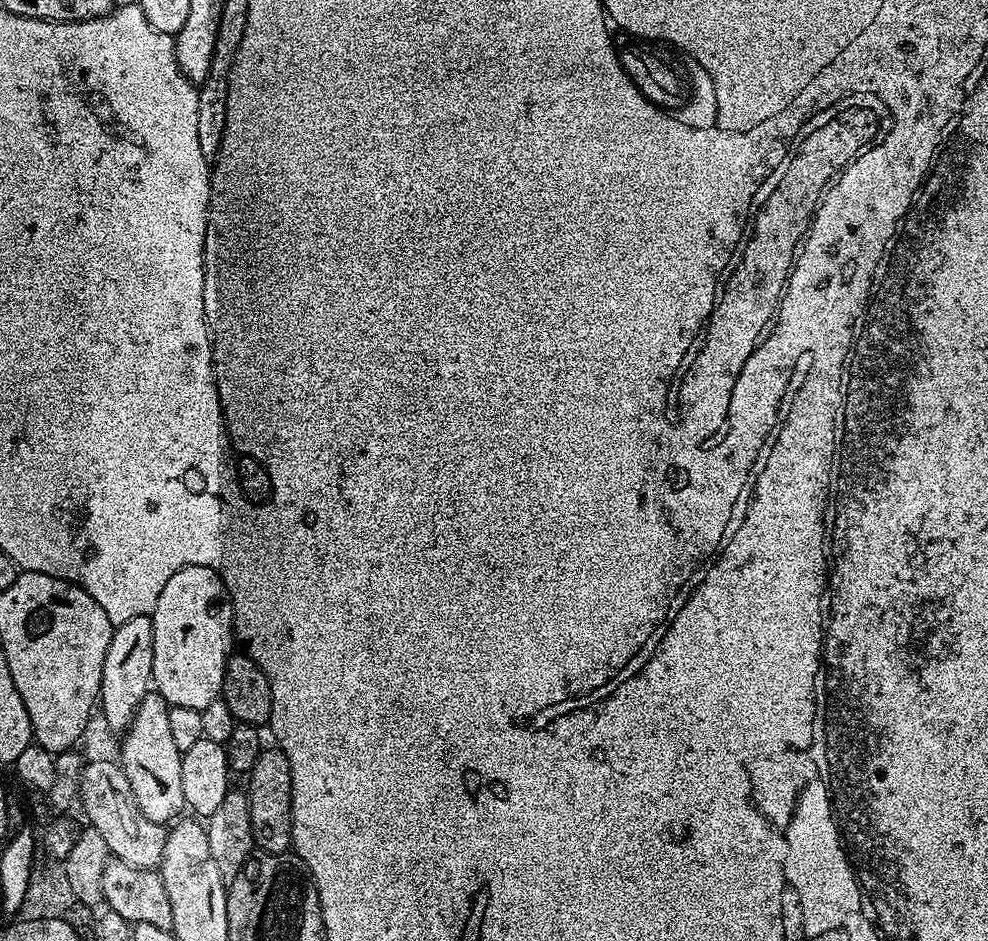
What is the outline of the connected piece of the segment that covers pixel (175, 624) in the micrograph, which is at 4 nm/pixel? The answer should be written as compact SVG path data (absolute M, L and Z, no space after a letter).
M191 564L162 589L151 614L154 626L154 670L152 687L174 707L202 711L221 699L224 671L234 652L234 601L222 578L201 564Z

